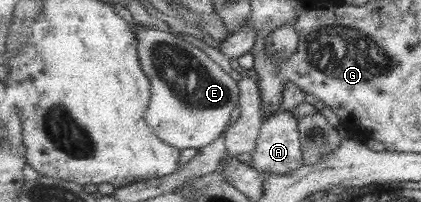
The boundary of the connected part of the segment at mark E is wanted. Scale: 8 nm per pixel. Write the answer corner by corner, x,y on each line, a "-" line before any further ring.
138,23
137,35
142,68
152,81
152,98
146,120
167,145
185,150
208,147
234,124
241,109
241,87
203,50
175,37

